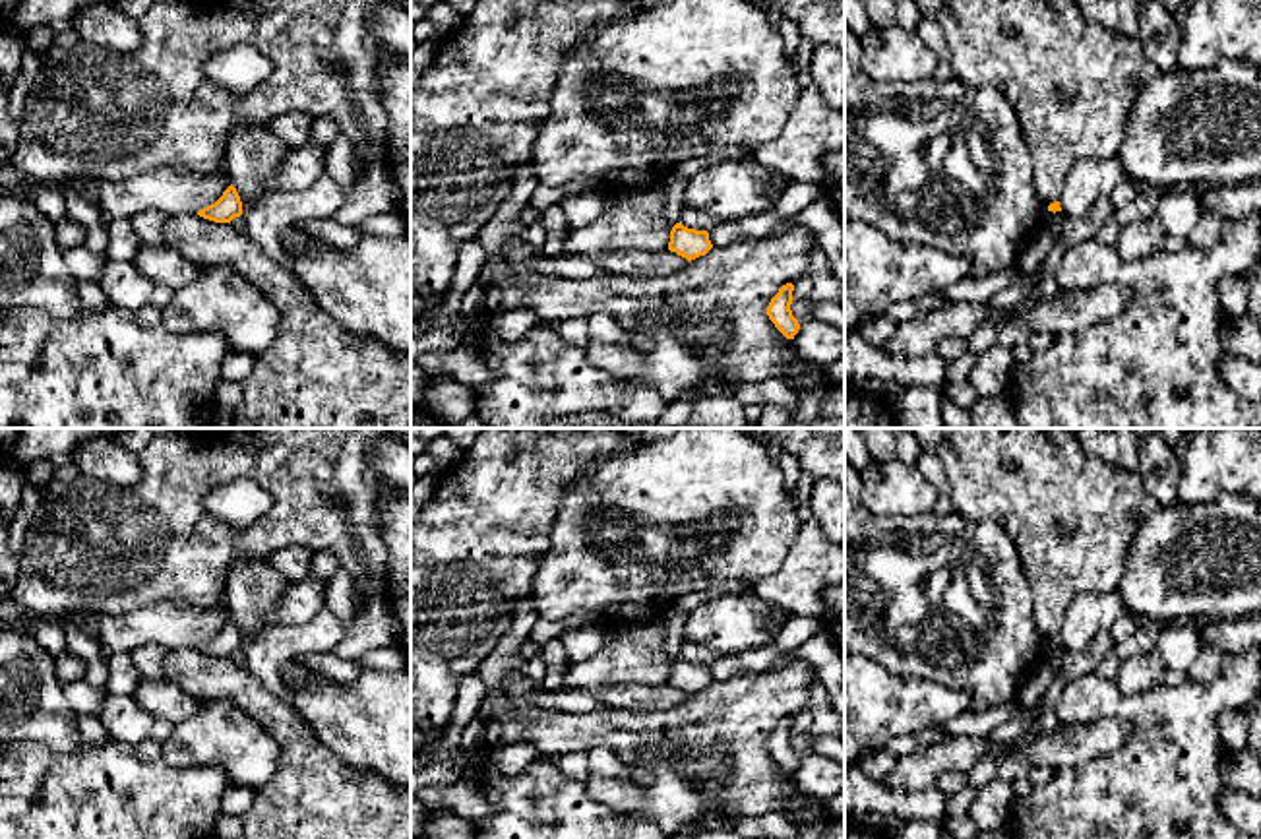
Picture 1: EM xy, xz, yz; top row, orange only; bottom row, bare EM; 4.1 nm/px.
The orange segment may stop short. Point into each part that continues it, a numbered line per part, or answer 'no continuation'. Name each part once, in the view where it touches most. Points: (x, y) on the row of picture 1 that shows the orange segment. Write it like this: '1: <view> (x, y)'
no continuation

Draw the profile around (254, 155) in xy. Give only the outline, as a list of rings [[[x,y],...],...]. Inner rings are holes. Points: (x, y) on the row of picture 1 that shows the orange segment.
[[[238,122],[232,126],[227,136],[223,169],[229,172],[242,205],[263,198],[271,190],[281,190],[273,186],[273,180],[281,172],[287,153],[289,147],[269,126],[246,122]]]

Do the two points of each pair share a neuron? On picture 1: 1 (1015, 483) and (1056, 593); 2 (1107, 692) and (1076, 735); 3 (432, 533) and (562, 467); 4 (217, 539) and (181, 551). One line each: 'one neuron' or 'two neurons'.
1: one neuron
2: two neurons
3: one neuron
4: one neuron

